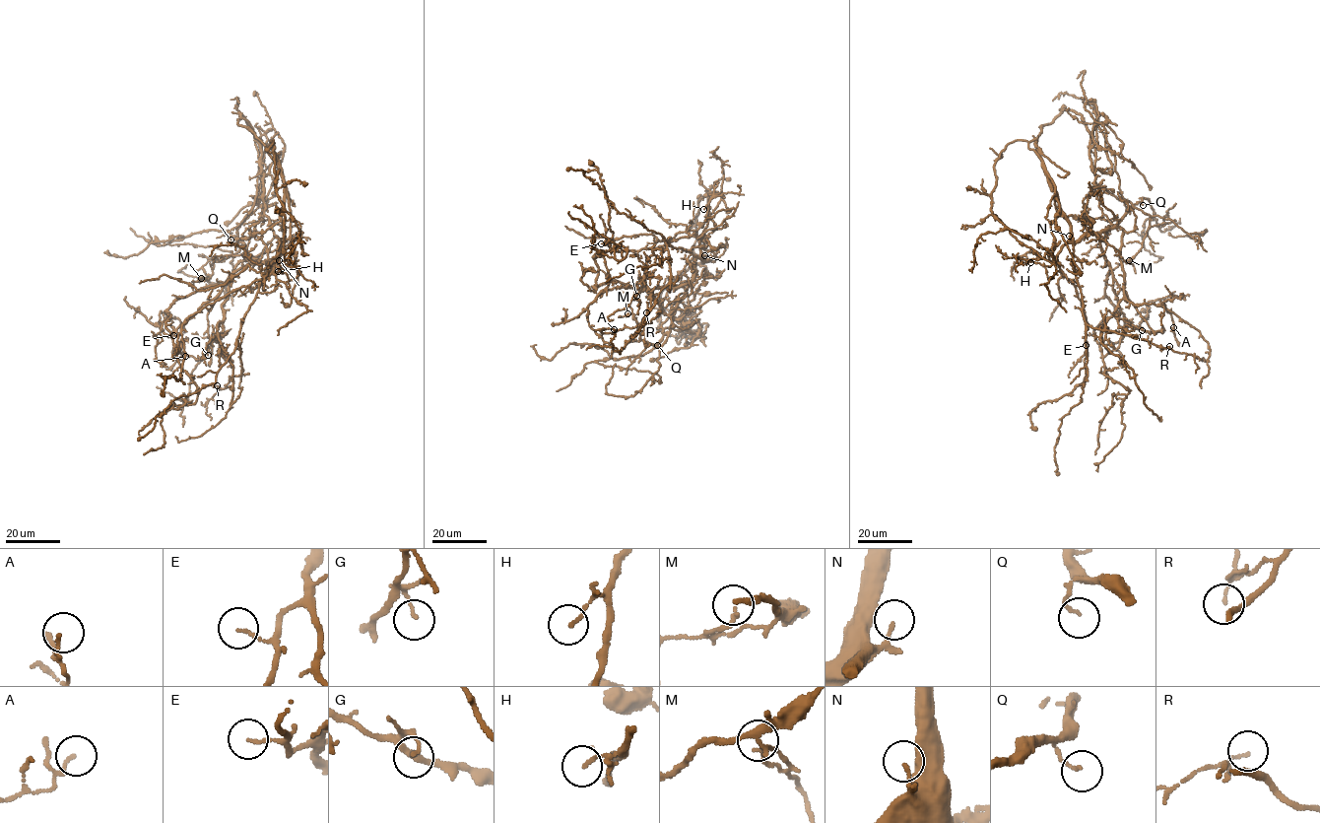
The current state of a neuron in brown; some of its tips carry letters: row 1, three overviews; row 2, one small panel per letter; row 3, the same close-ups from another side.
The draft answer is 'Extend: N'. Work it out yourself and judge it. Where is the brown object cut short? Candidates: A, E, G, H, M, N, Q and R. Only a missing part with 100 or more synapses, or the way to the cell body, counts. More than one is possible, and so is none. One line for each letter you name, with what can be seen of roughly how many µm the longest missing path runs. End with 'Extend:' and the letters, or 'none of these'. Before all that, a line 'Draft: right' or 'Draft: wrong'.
Draft: right
N: Missing length about 40 µm
Extend: N

